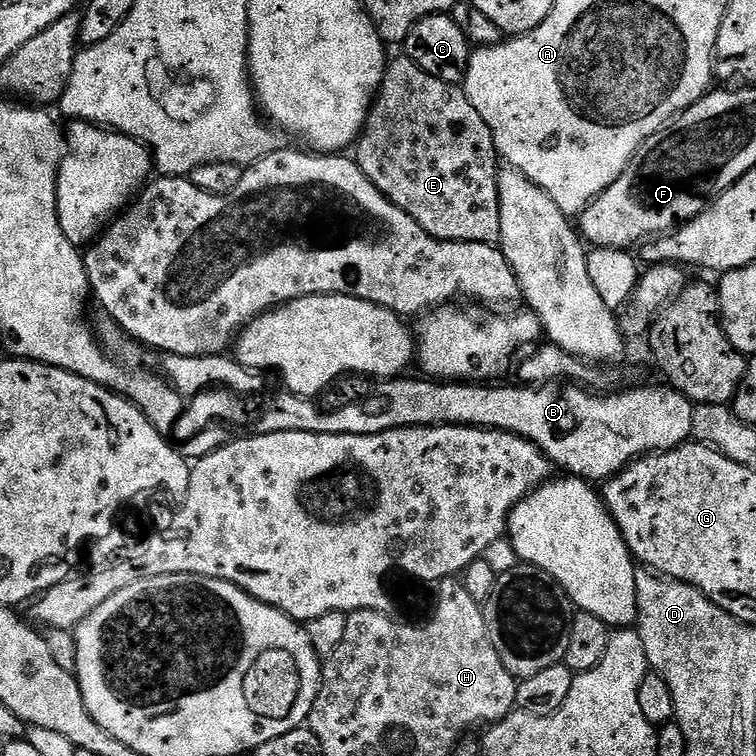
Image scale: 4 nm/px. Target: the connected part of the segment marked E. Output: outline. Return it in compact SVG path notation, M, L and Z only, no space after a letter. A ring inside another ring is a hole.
M399 59L387 65L380 91L368 110L364 128L354 145L356 163L362 174L378 186L380 193L414 218L426 234L439 240L499 245L502 222L496 168L498 153L490 126L482 122L482 114L474 110L463 87L442 82L442 78L434 78L434 74L426 74L426 70L412 60Z

